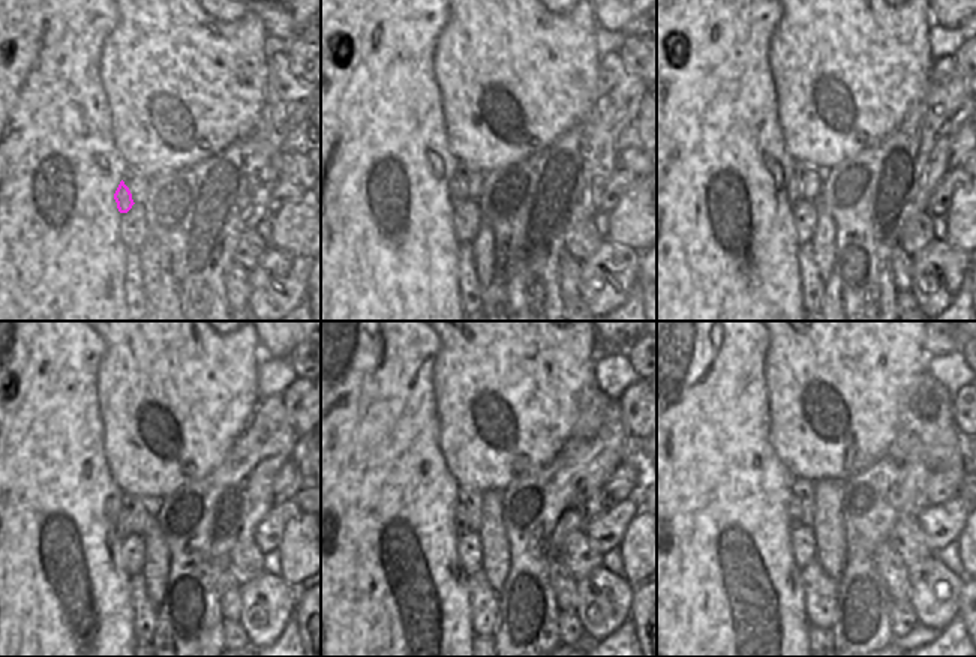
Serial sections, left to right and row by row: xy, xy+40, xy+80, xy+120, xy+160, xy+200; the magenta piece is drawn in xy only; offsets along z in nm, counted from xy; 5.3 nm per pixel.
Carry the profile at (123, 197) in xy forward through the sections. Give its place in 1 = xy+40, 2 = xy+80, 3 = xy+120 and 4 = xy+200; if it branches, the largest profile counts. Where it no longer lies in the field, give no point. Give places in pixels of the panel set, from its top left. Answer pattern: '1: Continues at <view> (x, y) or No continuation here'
1: Continues at xy+40 (458, 192)
2: Continues at xy+80 (793, 189)
3: Continues at xy+120 (123, 527)
4: Continues at xy+200 (793, 504).

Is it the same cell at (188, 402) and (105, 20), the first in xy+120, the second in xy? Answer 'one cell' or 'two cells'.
two cells

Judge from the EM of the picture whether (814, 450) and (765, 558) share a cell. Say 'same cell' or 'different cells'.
different cells

